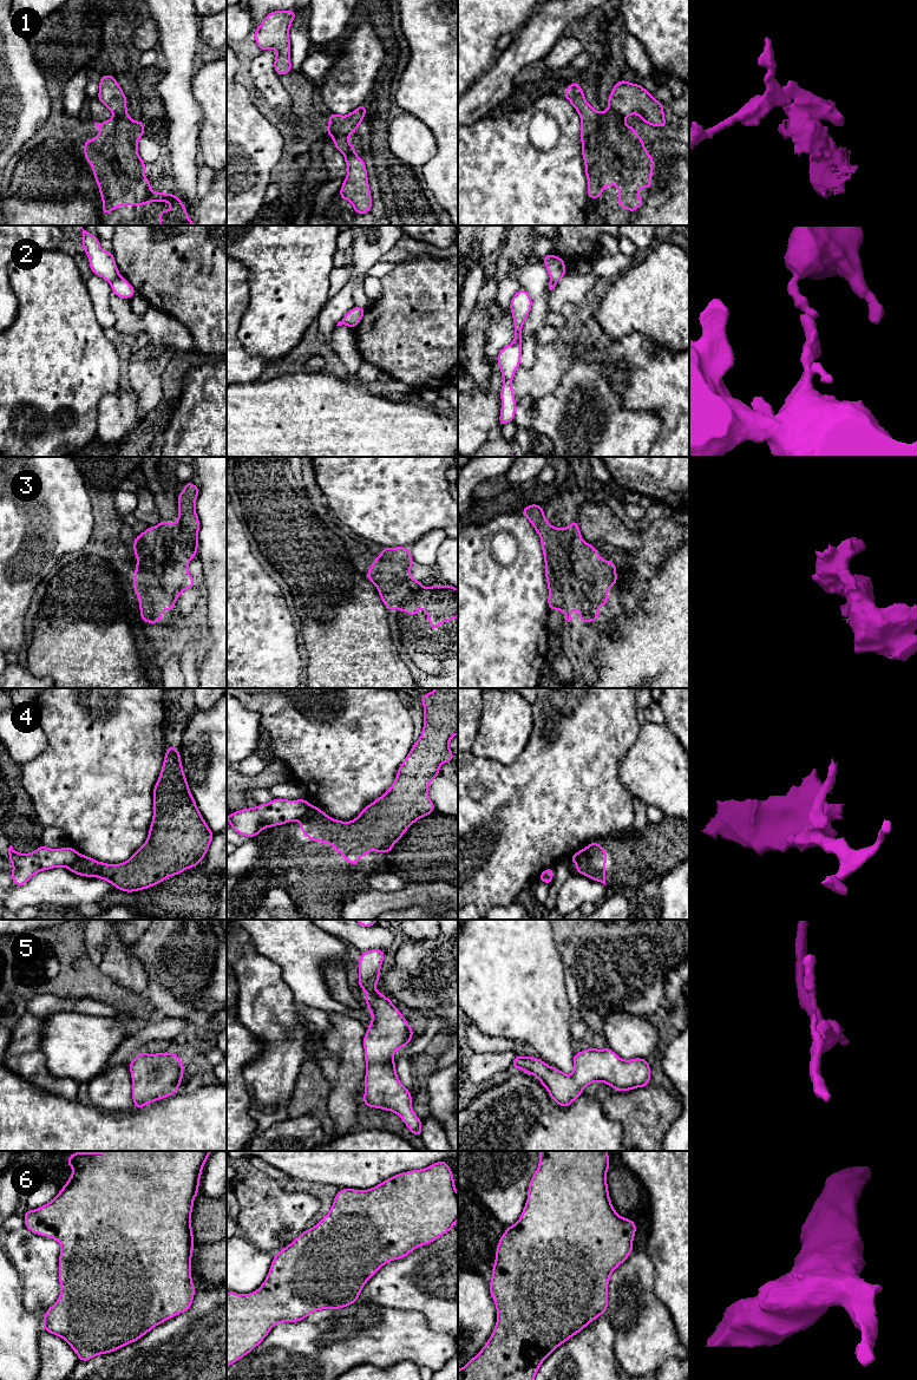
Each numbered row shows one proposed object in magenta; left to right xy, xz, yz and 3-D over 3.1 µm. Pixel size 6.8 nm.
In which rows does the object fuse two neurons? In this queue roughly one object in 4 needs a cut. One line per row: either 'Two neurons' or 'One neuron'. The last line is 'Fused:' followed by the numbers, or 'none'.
1: One neuron
2: Two neurons
3: Two neurons
4: Two neurons
5: One neuron
6: One neuron
Fused: 2, 3, 4

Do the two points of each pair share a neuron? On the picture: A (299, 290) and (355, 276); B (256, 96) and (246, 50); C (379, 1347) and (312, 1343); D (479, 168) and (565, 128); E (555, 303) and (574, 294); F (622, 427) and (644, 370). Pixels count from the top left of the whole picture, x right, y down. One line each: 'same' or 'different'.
A: different
B: same
C: same
D: same
E: same
F: different

